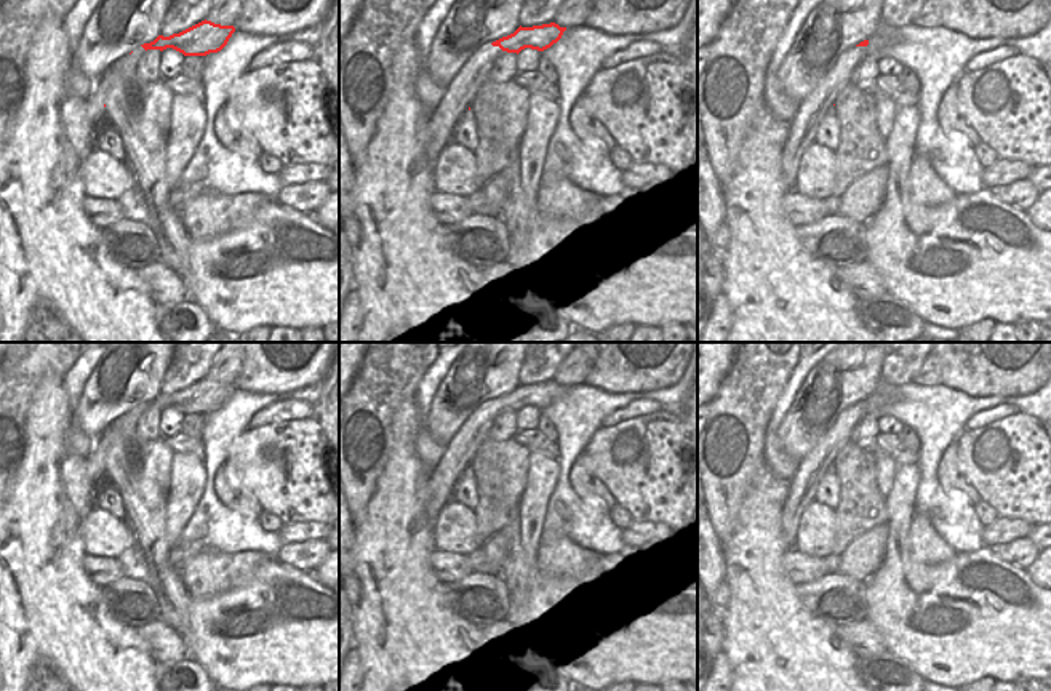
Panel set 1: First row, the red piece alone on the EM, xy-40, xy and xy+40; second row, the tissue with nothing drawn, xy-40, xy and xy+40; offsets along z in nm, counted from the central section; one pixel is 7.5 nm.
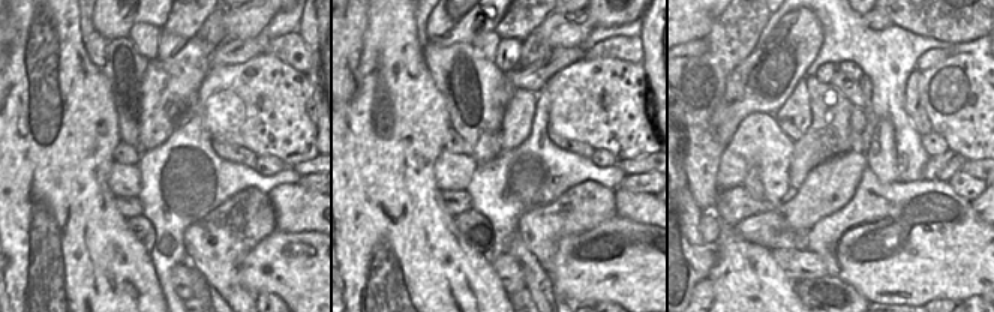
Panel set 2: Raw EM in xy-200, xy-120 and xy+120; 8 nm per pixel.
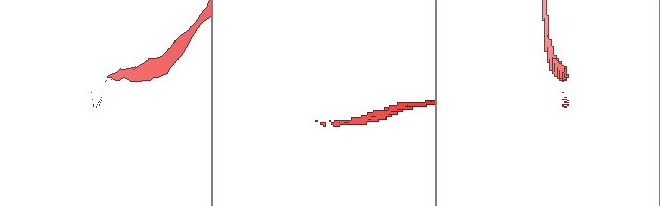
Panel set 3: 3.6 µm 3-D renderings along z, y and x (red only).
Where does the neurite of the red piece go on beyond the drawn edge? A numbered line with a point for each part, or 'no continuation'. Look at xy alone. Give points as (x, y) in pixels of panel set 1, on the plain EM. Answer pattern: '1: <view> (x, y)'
1: xy (461, 450)

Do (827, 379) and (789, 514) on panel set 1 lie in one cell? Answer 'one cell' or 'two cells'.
two cells

